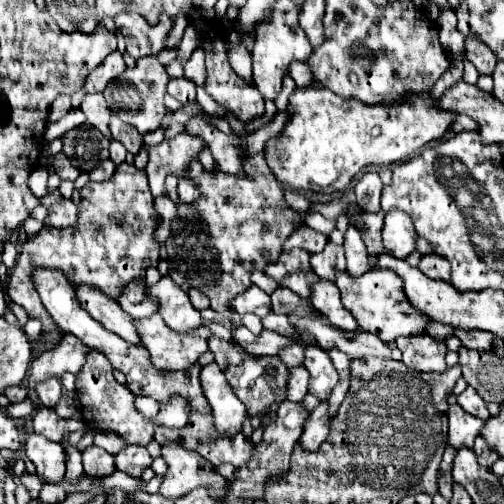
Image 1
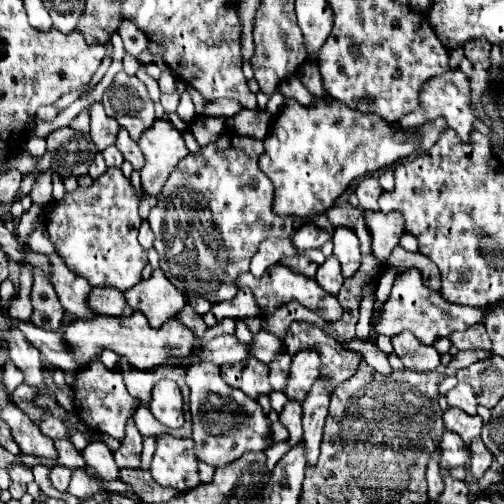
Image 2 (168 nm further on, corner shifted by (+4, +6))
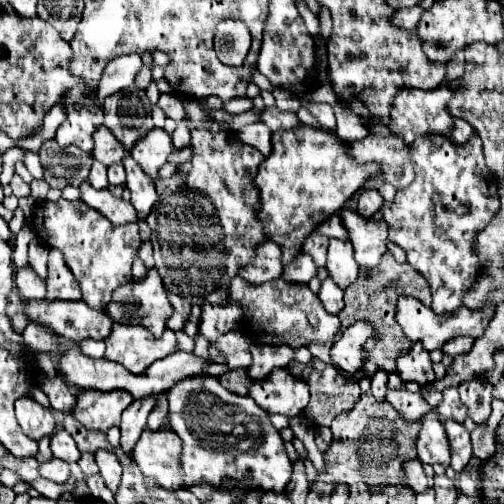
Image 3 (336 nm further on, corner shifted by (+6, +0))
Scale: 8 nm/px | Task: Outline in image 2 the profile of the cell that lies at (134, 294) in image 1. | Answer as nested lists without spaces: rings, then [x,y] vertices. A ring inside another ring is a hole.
[[[92,288],[88,308],[94,316],[132,316],[132,308],[124,304],[124,296],[116,288]]]

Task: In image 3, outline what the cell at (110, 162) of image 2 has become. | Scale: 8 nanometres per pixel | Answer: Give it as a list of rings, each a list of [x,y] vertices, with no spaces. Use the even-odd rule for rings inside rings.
[[[114,164],[114,166],[108,168],[108,182],[112,186],[118,186],[118,184],[126,182],[126,174],[124,174],[124,166],[122,164]]]

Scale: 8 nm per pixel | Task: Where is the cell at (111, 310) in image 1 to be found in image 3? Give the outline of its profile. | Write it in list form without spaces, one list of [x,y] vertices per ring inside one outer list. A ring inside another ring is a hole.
[[[50,250],[46,300],[80,300],[80,286],[58,250]]]

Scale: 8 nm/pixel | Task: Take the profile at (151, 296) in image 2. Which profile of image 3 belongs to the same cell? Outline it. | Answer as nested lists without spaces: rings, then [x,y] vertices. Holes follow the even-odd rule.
[[[156,268],[148,270],[144,282],[130,282],[130,284],[122,284],[114,290],[110,304],[106,306],[106,314],[110,314],[110,318],[114,322],[122,322],[122,324],[144,324],[156,338],[162,336],[164,328],[166,328],[166,320],[172,316],[174,308],[168,300],[166,288],[162,284],[162,278],[158,274]]]

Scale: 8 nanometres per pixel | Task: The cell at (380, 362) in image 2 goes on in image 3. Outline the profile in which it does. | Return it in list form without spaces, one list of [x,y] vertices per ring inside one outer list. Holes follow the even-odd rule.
[[[388,386],[388,390],[386,390],[386,400],[388,400],[408,422],[418,420],[418,418],[422,418],[422,416],[434,409],[420,394],[412,394],[412,392],[404,390],[404,388],[398,390],[398,388]]]

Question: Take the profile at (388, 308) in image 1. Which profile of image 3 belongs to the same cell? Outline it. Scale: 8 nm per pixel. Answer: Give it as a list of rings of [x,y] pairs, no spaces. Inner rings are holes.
[[[398,298],[398,308],[396,308],[396,322],[400,324],[402,332],[406,334],[406,338],[410,338],[412,342],[420,340],[426,350],[436,350],[442,348],[448,340],[458,338],[458,336],[472,336],[472,338],[480,338],[490,322],[490,318],[494,316],[494,308],[486,306],[486,310],[470,310],[466,306],[450,312],[450,314],[436,314],[432,308],[424,306],[422,302],[418,302],[416,298]]]

